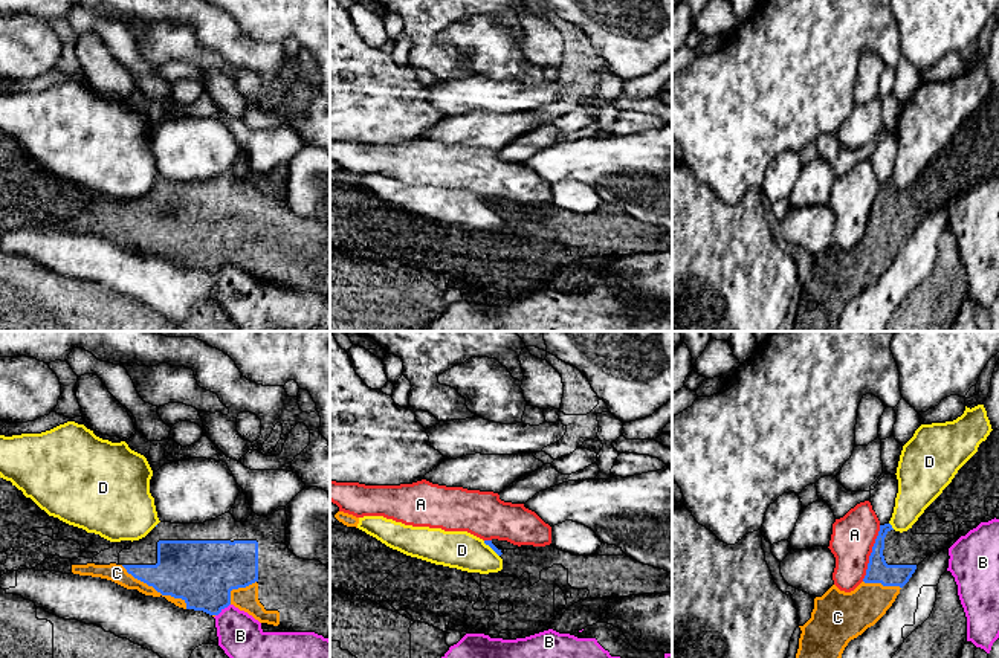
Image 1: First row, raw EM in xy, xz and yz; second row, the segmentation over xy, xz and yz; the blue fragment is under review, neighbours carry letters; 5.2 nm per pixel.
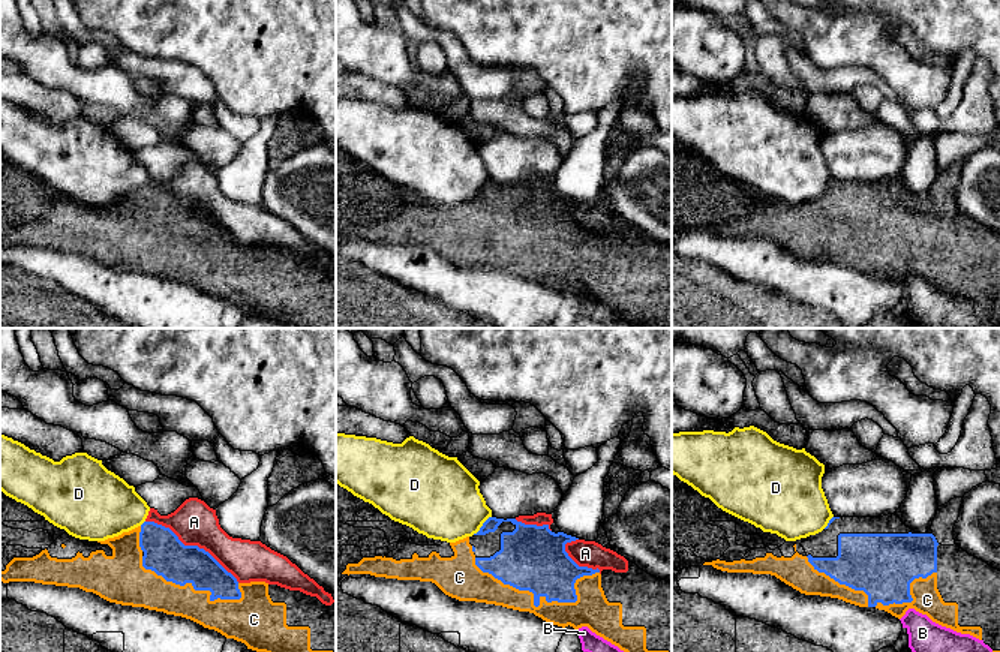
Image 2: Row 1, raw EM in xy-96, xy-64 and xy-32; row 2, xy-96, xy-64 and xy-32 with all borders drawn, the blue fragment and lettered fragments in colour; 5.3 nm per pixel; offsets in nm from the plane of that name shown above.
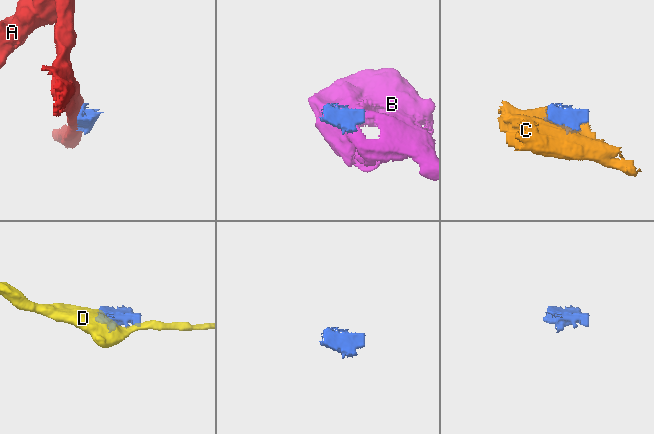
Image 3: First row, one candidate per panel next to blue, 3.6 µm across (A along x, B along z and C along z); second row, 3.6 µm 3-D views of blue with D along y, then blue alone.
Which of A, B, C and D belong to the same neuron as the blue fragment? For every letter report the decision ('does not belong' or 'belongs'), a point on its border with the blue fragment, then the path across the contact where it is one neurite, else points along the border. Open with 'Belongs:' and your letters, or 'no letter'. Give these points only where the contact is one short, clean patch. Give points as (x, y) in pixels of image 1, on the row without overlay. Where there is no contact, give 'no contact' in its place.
Belongs: C
A: does not belong | yz (871, 211)
B: does not belong | xy (222, 266) | along xy (229, 261), (216, 274)
C: belongs | xy (156, 248)
D: does not belong | yz (891, 183) | along yz (889, 180), (894, 187)

